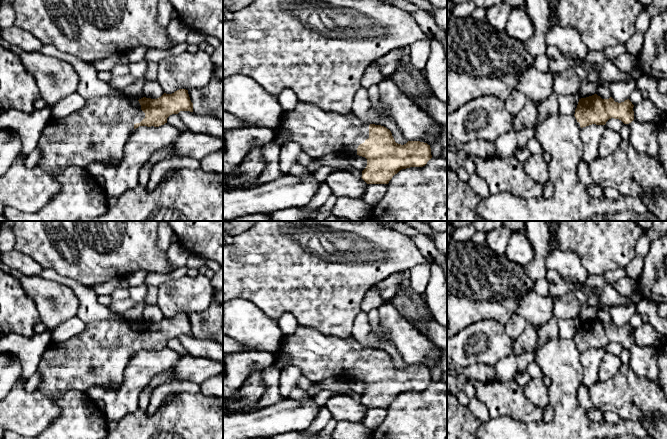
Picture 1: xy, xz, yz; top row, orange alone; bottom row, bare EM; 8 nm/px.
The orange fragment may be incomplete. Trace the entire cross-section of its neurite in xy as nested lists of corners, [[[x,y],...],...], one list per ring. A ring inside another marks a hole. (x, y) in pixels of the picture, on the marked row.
[[[179,89],[172,94],[164,93],[157,99],[143,97],[130,100],[124,96],[88,99],[80,110],[63,118],[51,117],[45,125],[37,146],[42,154],[38,166],[52,176],[70,166],[87,169],[92,163],[119,164],[124,156],[125,145],[136,128],[159,127],[167,123],[170,115],[180,111],[193,112],[193,103],[186,89]]]

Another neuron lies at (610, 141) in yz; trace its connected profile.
[[[606,128],[602,134],[598,157],[605,158],[615,152],[619,146],[624,143],[620,132],[616,132],[613,129]]]

